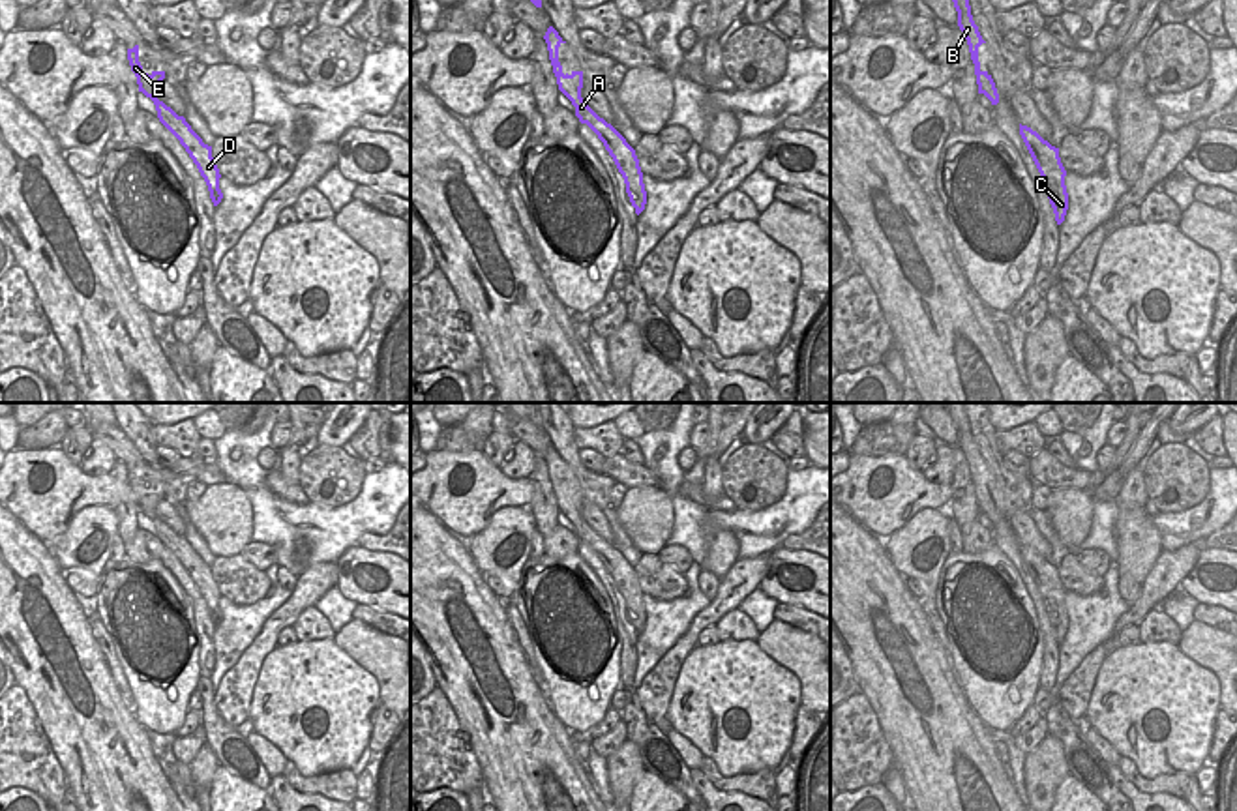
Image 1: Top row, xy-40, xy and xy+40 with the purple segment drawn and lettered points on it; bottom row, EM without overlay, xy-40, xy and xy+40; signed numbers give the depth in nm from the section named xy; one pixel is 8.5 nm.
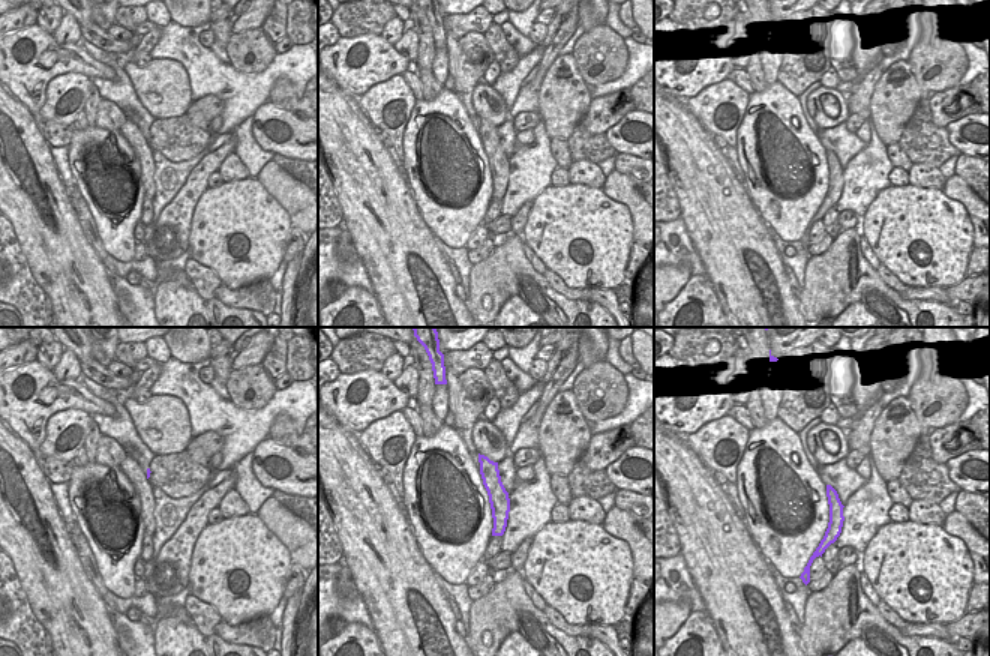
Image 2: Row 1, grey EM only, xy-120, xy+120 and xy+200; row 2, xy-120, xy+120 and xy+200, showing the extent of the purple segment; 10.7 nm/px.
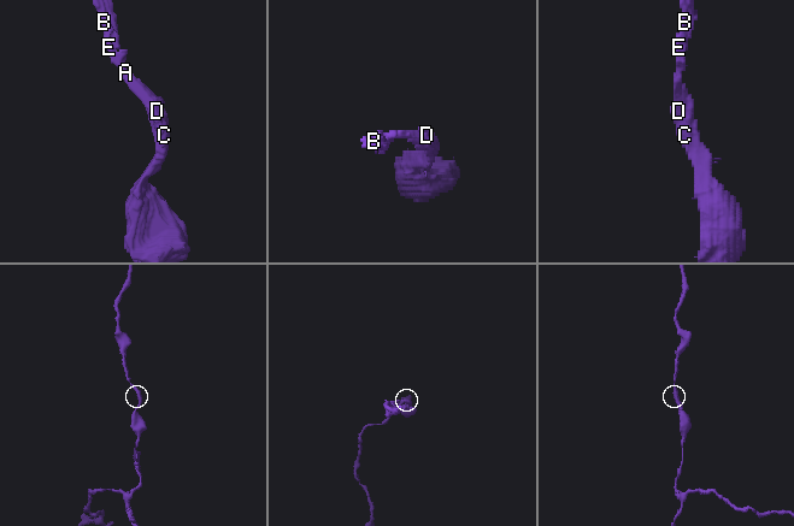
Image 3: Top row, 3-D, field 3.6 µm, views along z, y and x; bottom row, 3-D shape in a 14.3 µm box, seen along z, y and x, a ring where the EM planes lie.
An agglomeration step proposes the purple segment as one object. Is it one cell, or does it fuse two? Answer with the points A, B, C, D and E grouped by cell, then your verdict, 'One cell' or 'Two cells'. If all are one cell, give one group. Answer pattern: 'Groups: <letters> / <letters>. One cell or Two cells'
Groups: A B C D E. One cell

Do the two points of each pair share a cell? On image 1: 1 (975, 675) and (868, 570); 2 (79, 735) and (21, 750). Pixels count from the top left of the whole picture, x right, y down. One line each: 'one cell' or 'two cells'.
1: two cells
2: two cells

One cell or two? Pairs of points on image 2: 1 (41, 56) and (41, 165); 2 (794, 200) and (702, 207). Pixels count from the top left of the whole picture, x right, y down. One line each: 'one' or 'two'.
1: two
2: two

